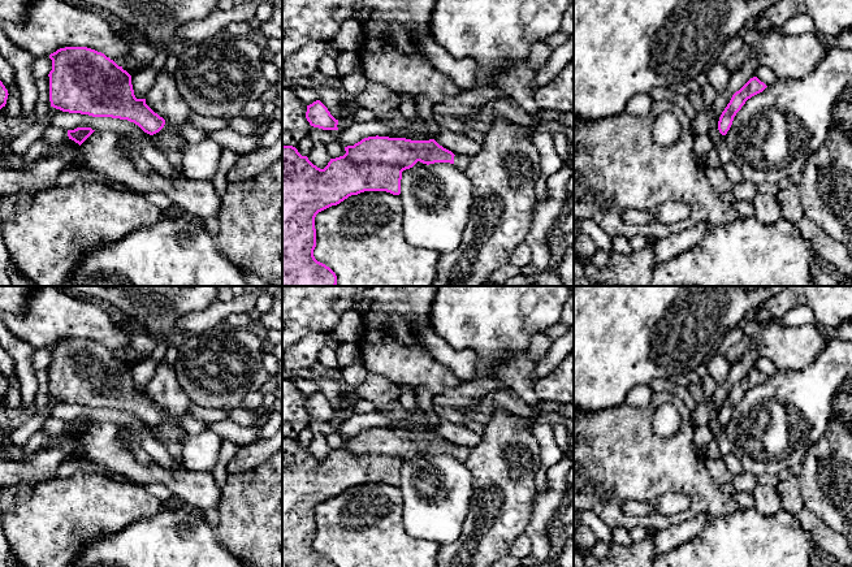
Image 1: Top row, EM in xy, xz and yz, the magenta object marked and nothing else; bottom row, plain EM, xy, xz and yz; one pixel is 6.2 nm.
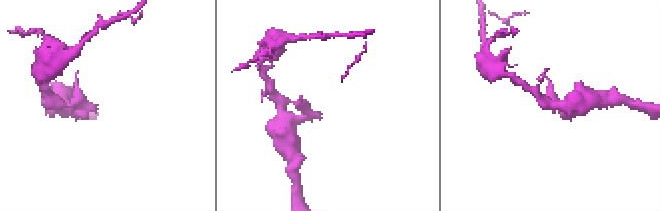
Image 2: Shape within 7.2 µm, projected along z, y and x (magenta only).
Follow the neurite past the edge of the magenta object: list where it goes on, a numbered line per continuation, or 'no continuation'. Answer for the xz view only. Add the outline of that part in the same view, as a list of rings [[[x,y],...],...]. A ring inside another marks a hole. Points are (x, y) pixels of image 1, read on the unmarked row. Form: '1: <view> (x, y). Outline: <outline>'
1: xz (461, 453). Outline: [[[462,446],[454,447],[454,456],[463,462],[468,456],[470,453],[471,453],[471,449],[468,449],[468,447],[462,447]]]

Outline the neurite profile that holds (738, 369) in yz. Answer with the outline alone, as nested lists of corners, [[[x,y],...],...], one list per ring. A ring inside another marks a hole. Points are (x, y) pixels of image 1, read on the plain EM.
[[[752,339],[749,349],[745,351],[745,354],[735,363],[730,363],[730,372],[727,378],[718,384],[710,401],[714,407],[714,416],[708,424],[714,434],[714,437],[725,430],[725,427],[722,427],[718,421],[718,412],[730,394],[732,386],[739,382],[751,369],[756,368],[757,360],[760,359],[758,352],[758,343],[756,339]]]

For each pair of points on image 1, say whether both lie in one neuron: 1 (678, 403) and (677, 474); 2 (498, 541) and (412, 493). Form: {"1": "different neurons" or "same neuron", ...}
{"1": "same neuron", "2": "different neurons"}

